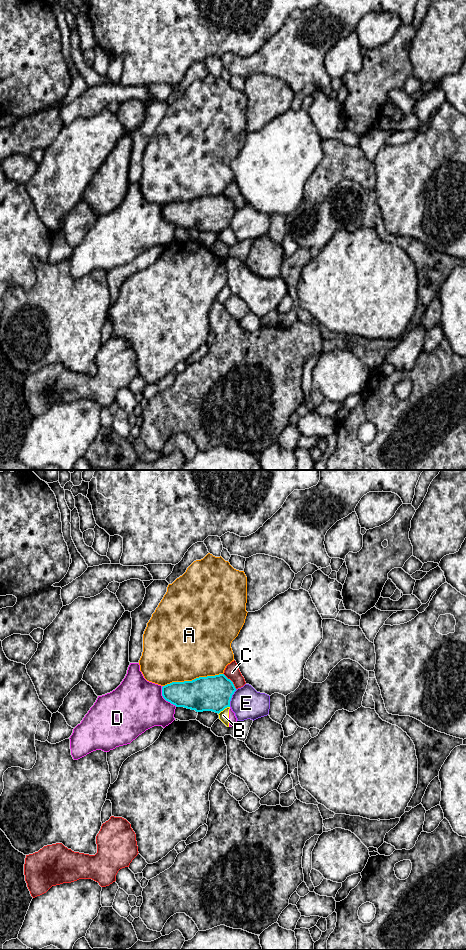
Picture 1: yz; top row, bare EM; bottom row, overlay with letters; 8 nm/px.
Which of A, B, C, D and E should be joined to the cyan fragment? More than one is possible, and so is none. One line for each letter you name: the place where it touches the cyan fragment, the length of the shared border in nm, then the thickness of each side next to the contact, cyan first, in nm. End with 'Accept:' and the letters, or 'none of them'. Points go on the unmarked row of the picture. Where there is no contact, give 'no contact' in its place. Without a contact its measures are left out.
Accept: none of them

